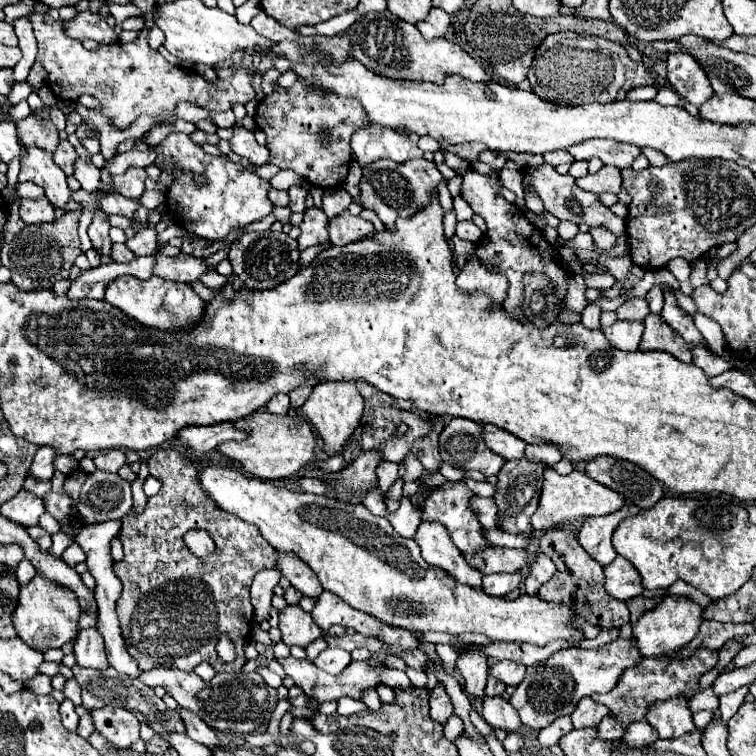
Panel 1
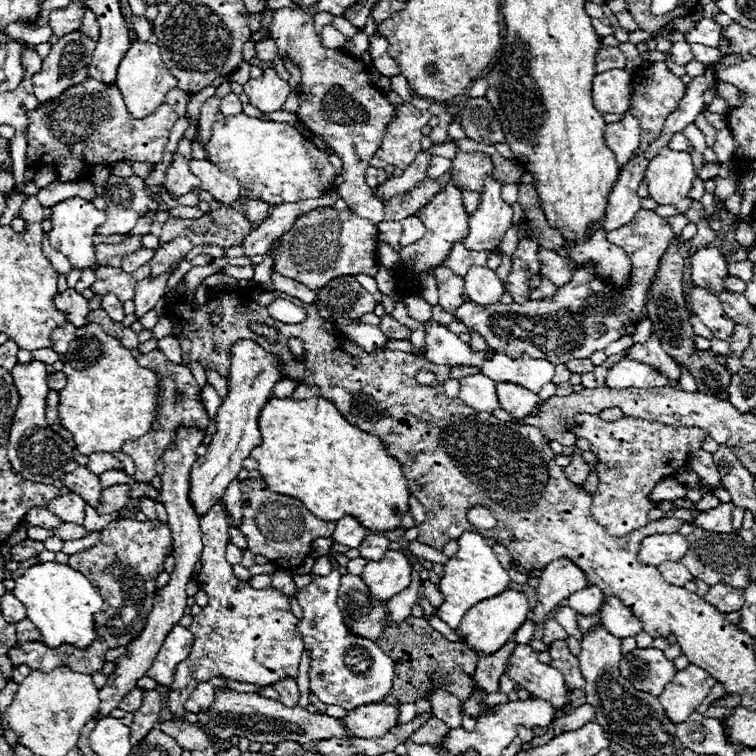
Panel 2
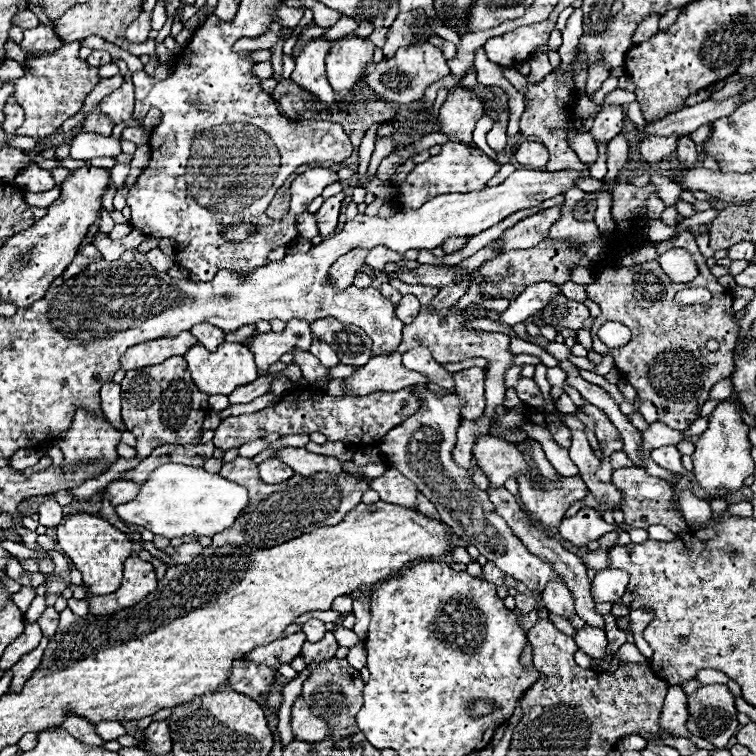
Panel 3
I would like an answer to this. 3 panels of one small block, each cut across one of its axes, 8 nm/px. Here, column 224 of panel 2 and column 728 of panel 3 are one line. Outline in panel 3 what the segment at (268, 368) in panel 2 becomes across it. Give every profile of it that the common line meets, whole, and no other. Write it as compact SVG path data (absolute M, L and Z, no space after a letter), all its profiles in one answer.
M732 390L730 398L718 402L718 406L708 416L708 428L696 440L696 450L692 454L694 476L698 484L714 496L716 490L724 488L728 492L736 492L744 486L744 480L754 472L754 462L750 456L752 444L748 442L748 426L742 422L742 414L738 408L738 392Z

